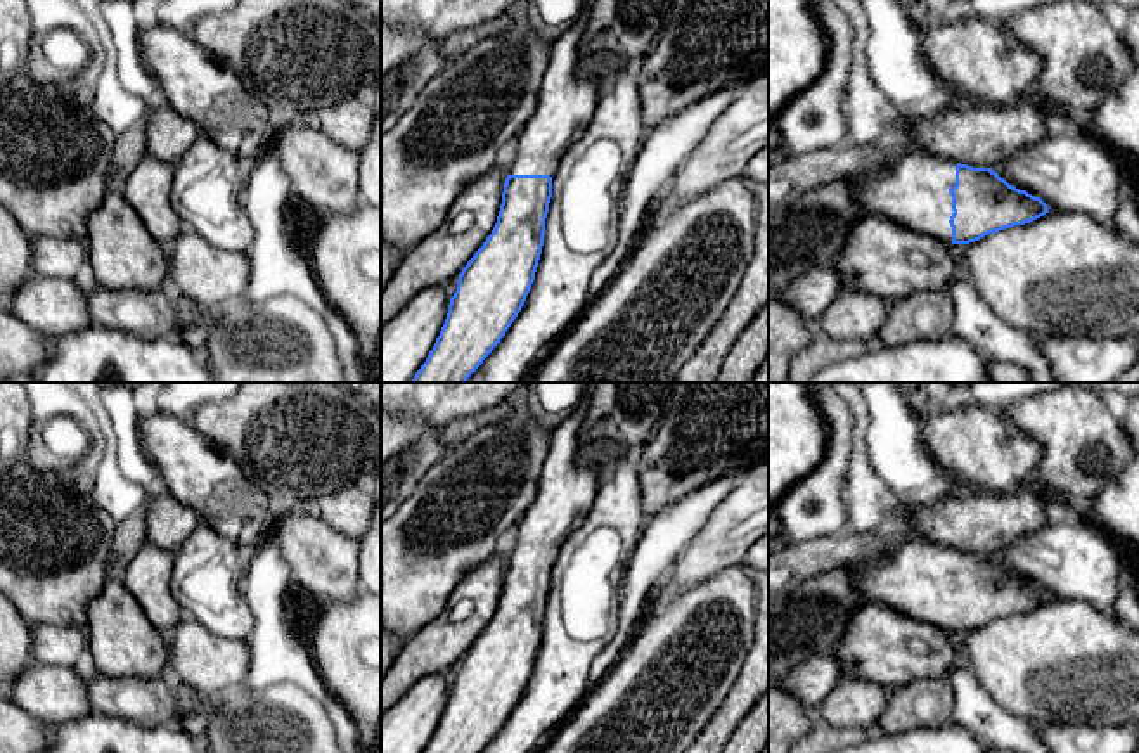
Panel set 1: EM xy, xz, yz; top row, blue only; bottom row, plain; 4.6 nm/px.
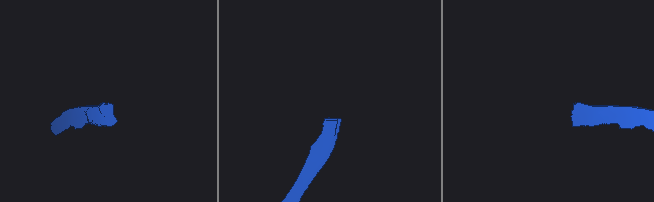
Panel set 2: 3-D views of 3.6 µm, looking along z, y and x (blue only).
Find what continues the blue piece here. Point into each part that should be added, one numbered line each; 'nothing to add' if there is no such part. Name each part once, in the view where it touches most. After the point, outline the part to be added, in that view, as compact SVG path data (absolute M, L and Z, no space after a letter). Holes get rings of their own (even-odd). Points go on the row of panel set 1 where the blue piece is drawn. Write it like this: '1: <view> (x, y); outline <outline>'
1: yz (913, 189); outline M912 149L886 166L848 177L860 206L911 230L952 244L952 159Z

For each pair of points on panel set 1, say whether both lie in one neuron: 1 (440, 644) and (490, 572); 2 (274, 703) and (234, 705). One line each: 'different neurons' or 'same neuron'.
1: same neuron
2: same neuron

